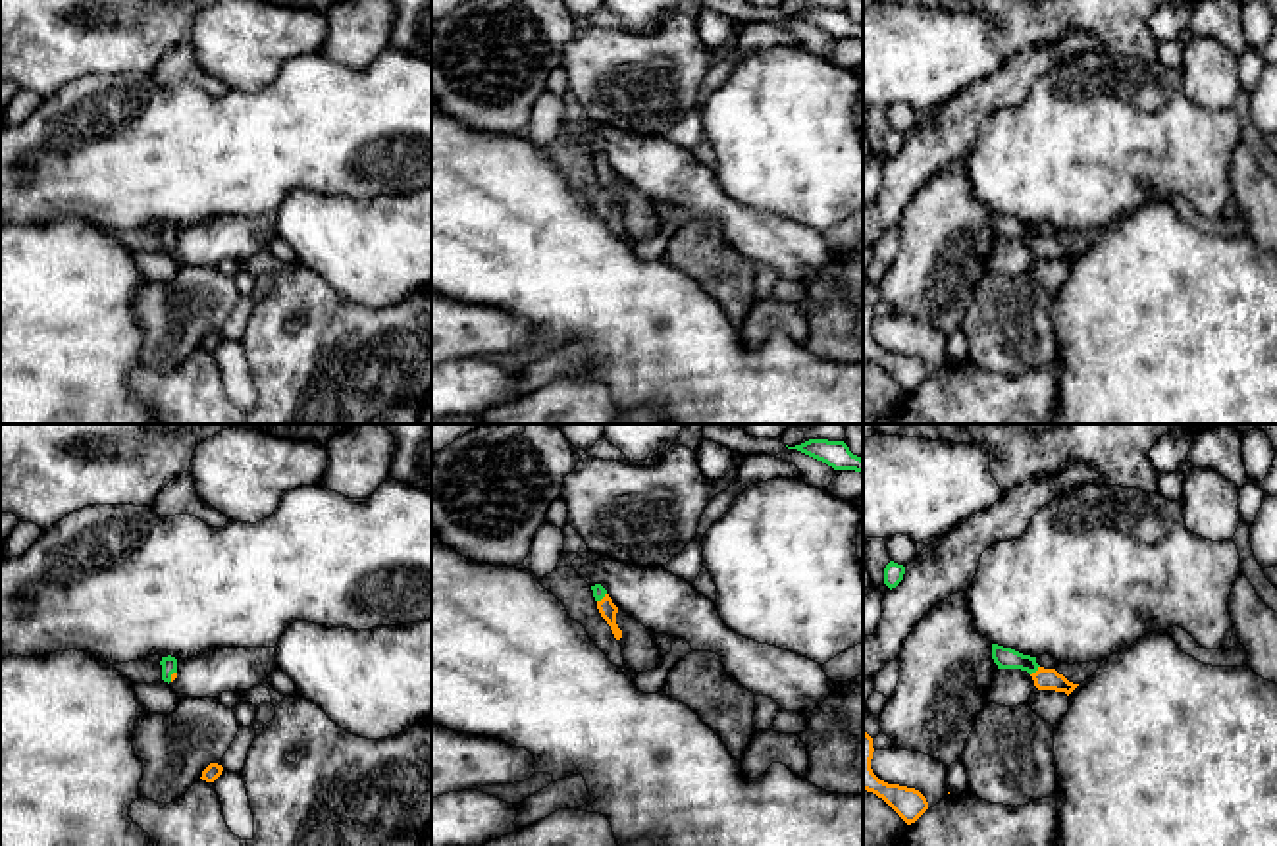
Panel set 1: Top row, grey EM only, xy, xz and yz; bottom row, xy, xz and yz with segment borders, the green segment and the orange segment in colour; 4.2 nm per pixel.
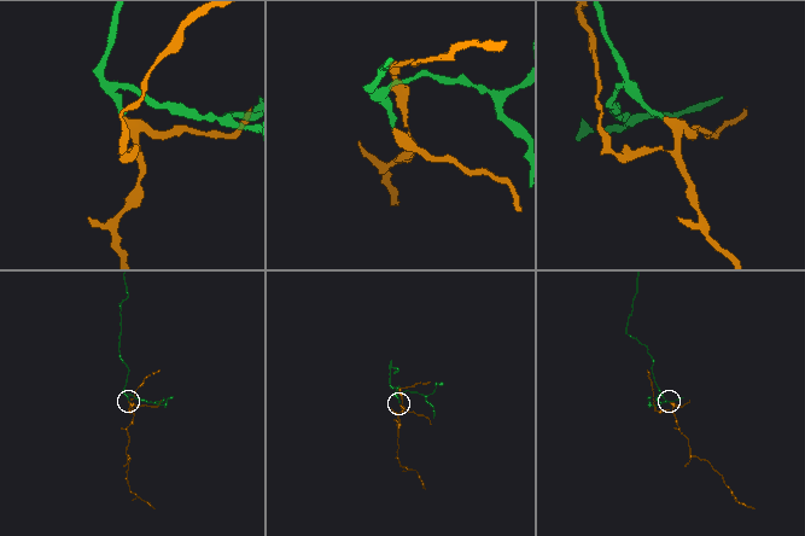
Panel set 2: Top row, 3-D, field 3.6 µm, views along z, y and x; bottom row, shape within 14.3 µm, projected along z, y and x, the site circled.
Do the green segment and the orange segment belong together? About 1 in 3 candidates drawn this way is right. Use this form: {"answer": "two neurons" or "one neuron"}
{"answer": "one neuron"}

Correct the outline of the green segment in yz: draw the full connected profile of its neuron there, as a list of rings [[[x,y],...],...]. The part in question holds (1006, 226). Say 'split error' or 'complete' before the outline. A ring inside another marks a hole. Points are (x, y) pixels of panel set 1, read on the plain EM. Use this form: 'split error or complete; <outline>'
split error; [[[992,212],[992,227],[998,233],[998,237],[1027,239],[1032,245],[1034,254],[1038,258],[1055,258],[1055,260],[1065,260],[1069,264],[1079,254],[1079,252],[1069,251],[1055,237],[1040,235],[1036,231],[1036,225],[1023,224],[1011,216]]]

